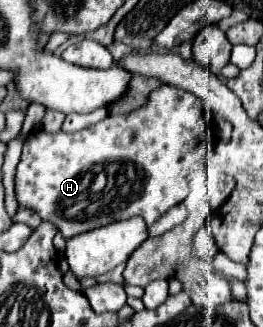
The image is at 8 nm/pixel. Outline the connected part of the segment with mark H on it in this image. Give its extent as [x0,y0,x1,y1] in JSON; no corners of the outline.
[16,84,208,240]

